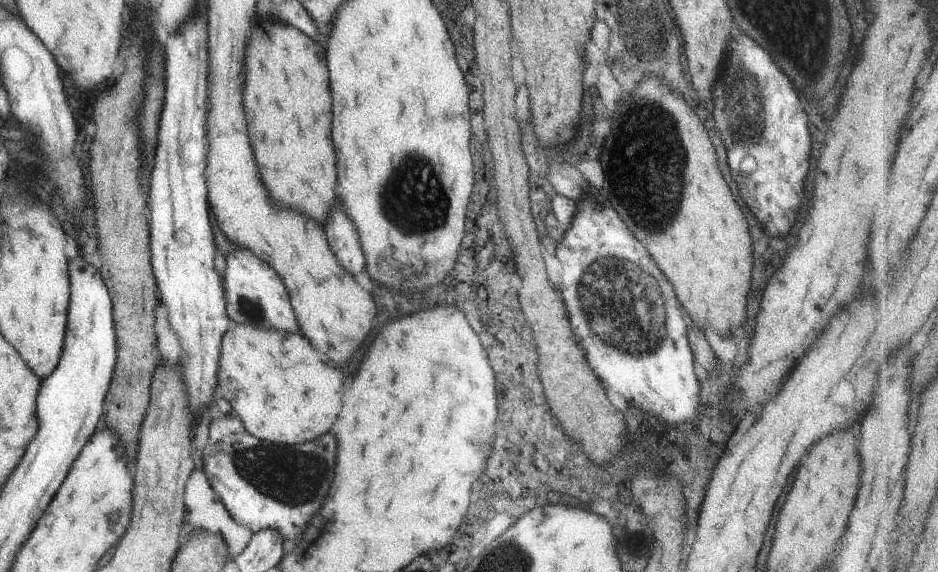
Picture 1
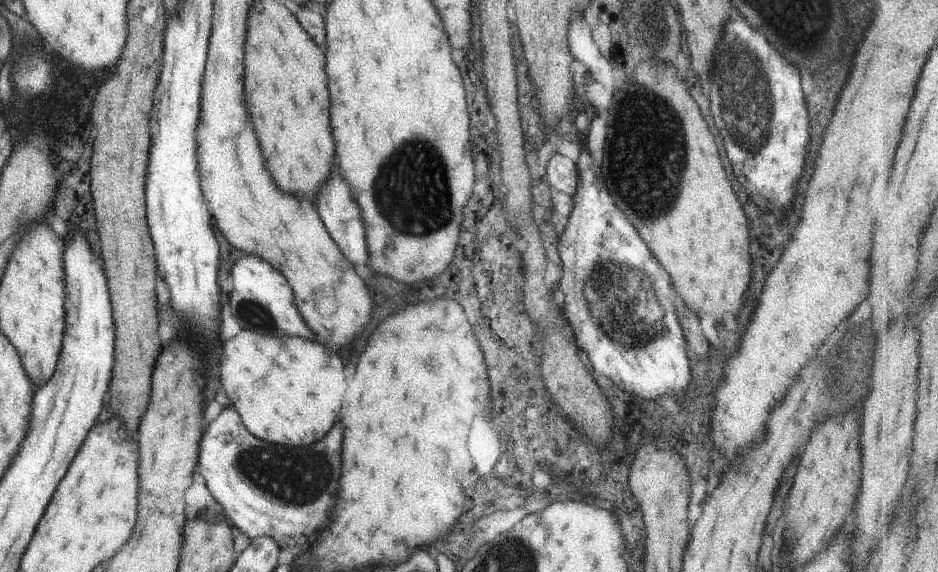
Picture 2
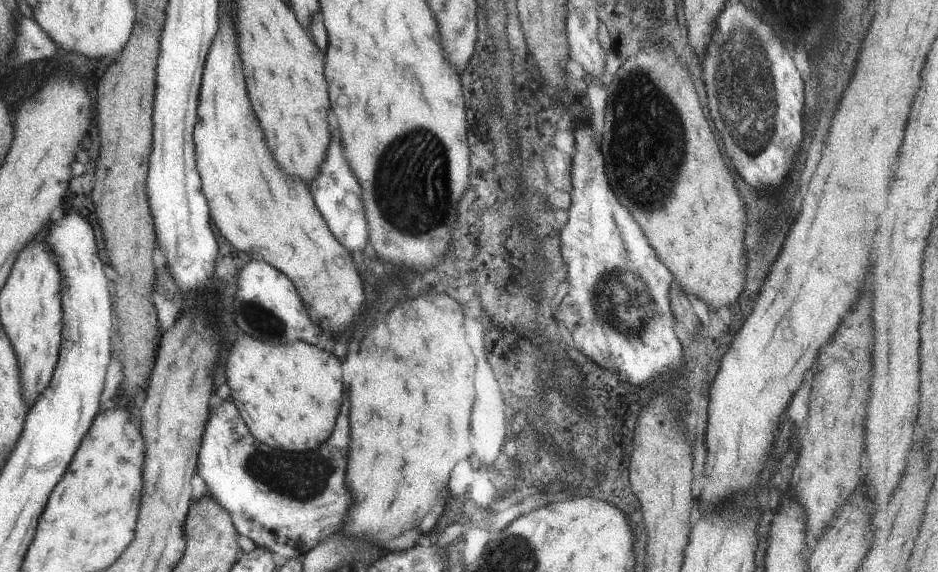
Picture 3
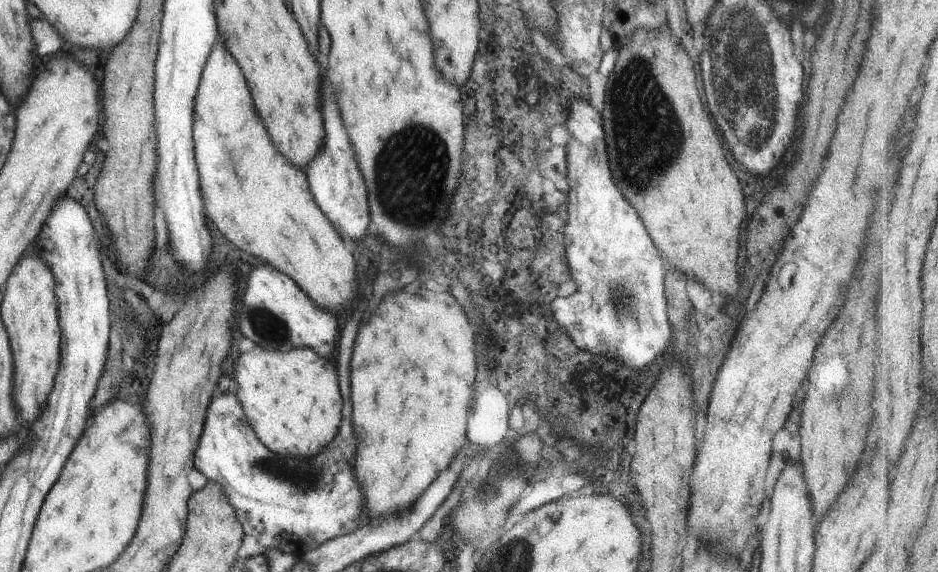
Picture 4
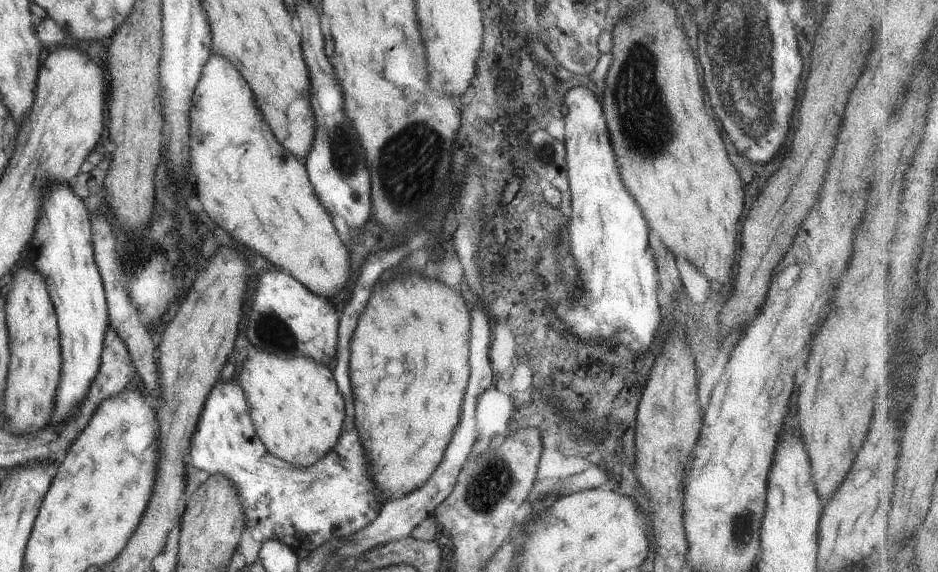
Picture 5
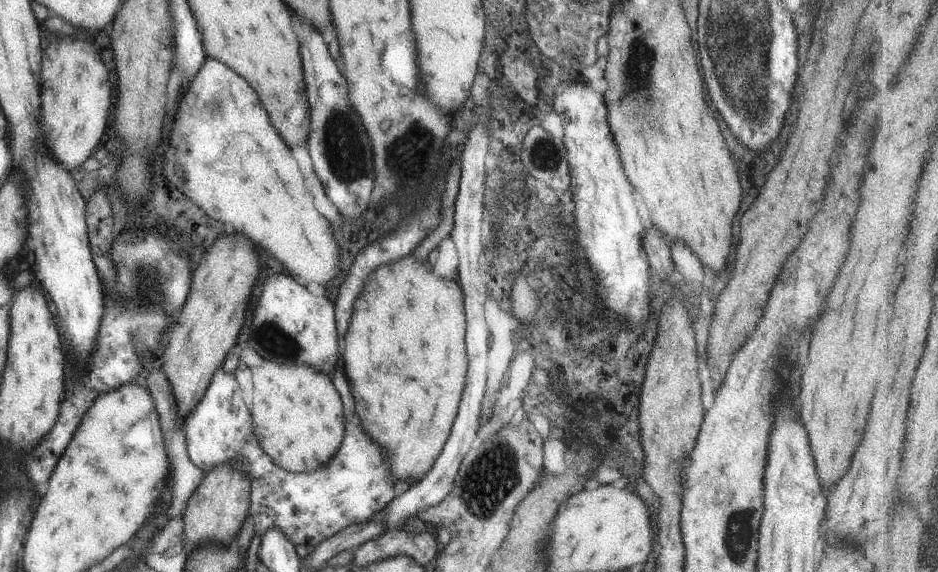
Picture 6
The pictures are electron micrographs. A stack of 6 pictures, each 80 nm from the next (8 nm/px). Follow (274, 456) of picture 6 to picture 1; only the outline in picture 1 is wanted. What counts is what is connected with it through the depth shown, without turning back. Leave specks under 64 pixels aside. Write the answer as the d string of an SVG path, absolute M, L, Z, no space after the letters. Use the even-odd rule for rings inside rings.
M236 324L221 337L216 386L251 436L291 446L309 442L331 428L341 408L343 372L329 368L323 354L315 352L303 336Z

